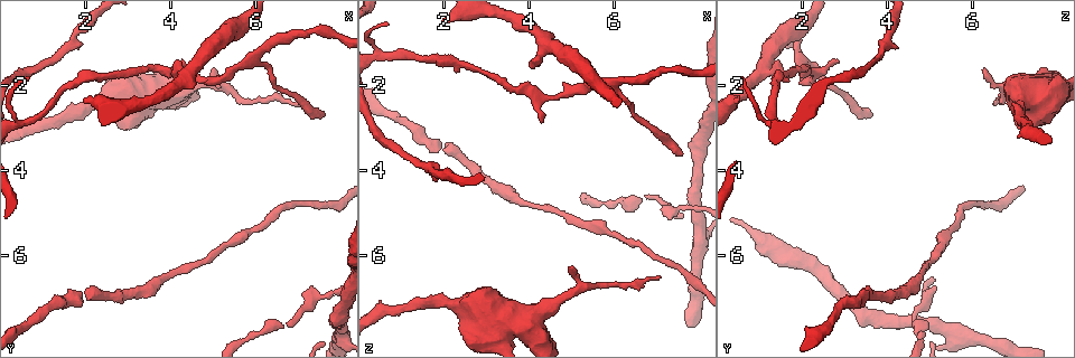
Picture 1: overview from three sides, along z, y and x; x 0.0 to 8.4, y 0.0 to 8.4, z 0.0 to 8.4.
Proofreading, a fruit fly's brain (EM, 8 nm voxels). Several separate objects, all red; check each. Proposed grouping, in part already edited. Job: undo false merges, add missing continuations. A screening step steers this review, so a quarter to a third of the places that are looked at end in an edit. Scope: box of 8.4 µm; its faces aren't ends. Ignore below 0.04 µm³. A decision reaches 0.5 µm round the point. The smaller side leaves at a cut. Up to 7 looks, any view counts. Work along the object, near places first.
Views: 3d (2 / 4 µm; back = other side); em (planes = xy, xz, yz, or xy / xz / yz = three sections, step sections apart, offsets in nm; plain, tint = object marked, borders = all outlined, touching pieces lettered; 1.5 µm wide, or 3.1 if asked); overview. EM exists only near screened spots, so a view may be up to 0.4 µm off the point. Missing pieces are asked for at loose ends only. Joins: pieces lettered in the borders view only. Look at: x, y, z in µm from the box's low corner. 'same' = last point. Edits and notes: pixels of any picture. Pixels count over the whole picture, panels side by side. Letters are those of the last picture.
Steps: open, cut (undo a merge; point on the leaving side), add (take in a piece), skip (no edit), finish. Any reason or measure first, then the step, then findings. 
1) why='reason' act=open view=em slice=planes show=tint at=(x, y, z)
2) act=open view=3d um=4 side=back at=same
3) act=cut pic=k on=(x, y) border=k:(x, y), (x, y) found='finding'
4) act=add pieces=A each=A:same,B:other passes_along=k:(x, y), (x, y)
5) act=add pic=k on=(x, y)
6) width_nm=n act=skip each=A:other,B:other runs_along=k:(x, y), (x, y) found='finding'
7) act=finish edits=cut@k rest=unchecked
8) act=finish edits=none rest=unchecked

why='thin end' act=open view=3d um=2 at=(7.65, 2.65, 3.60)

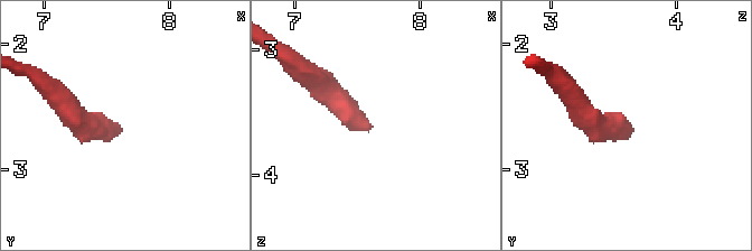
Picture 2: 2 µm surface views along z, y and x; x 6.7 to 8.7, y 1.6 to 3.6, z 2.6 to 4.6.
act=open view=em slice=planes show=borders at=(7.62, 2.70, 3.64)

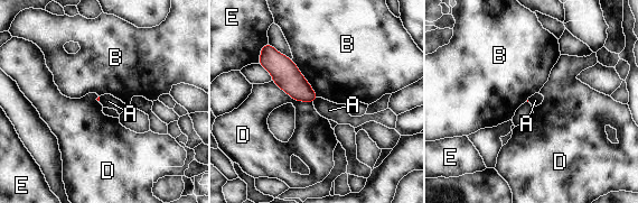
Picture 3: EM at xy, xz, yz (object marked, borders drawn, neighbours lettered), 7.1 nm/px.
longest_contact=D:340nm act=skip each=A:other,B:other,D:other,E:other border=3:(318, 98), (313, 103) found='none of them fits'

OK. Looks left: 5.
act=open view=em slice=planes show=borders at=(7.05, 2.45, 6.55)

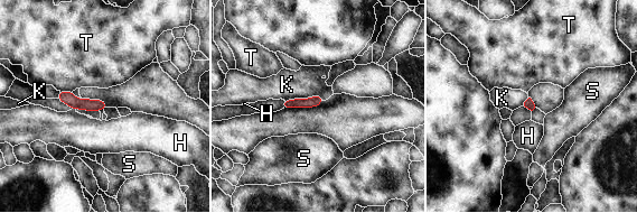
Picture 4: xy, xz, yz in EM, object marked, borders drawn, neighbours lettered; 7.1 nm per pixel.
act=skip each=H:other,K:other,S:other,T:other border=4:(283, 100), (315, 95), (325, 100) found='none of them fits'

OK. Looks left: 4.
why='a fork' act=open view=em slice=planes show=borders at=(5.85, 1.45, 2.00)

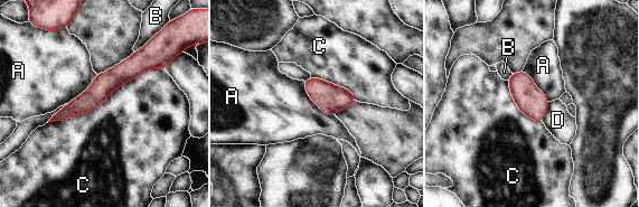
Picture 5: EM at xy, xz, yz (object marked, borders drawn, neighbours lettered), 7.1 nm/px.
act=skip each=A:other,B:other,C:other,D:other runs_along=5:(153, 62), (139, 62), (55, 118) found='one cell here'

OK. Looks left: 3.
act=finish edits=none rest=unchecked

